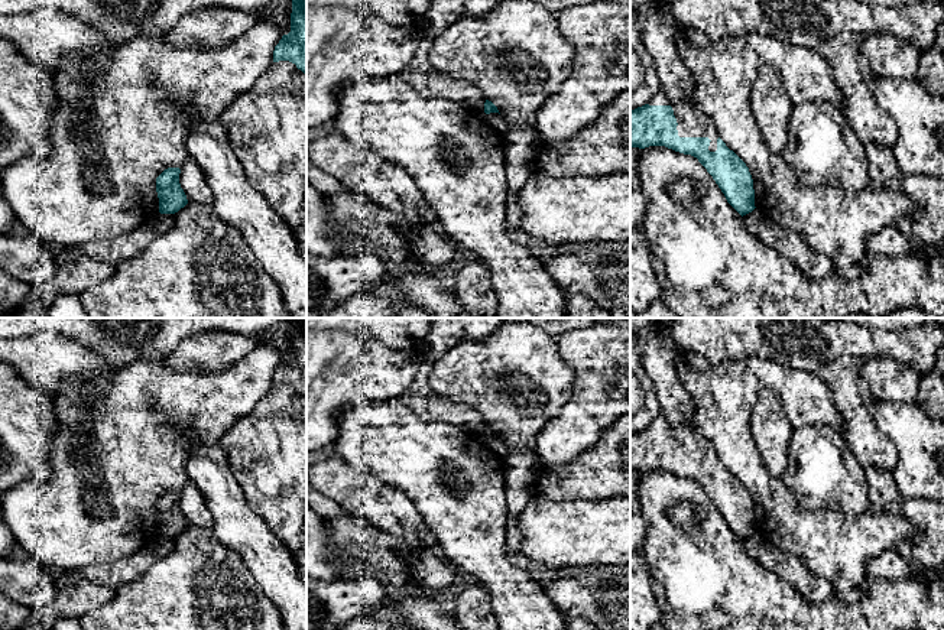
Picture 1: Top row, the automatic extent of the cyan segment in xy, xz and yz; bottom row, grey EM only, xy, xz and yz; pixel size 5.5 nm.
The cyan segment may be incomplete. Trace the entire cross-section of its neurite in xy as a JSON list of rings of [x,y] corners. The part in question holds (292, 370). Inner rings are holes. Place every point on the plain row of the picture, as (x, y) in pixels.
[[[306,318],[292,322],[291,355],[273,374],[273,386],[289,384],[306,399]]]

